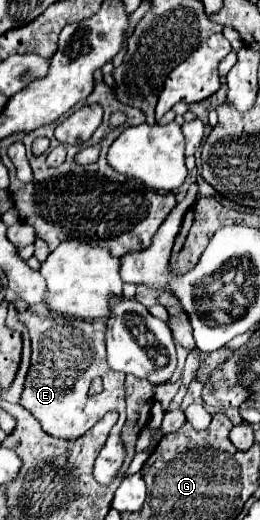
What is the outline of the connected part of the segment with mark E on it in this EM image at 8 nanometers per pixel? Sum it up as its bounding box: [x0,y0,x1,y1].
[17,311,125,485]

